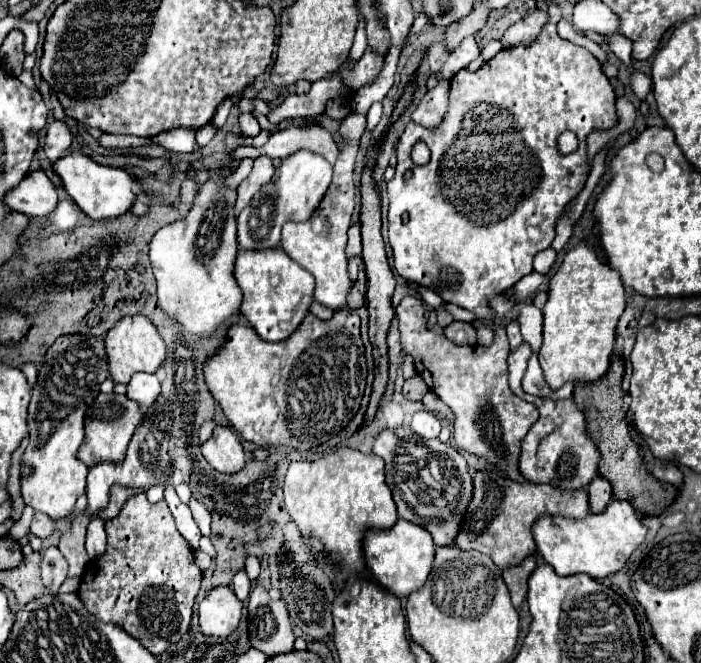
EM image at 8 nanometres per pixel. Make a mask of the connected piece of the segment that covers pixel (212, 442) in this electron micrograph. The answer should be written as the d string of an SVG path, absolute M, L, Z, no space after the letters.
M216 426L208 442L202 444L202 454L208 464L222 474L236 474L244 466L244 448L234 430Z

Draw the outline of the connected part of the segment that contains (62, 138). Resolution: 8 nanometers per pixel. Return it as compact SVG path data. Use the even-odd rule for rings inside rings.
M54 120L50 126L48 126L48 134L46 134L46 146L44 146L44 152L46 156L56 162L58 158L62 158L70 144L72 144L74 136L72 136L72 130L66 122L62 120Z

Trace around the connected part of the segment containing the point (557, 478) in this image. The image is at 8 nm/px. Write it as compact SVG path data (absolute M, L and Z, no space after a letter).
M526 342L518 350L510 352L510 356L508 356L508 372L510 372L512 392L522 400L532 402L540 412L538 422L530 428L528 436L522 440L520 472L528 482L534 482L534 484L550 484L560 490L586 490L588 484L598 476L600 454L598 454L594 442L586 436L584 414L576 408L574 400L554 402L550 398L526 394L522 390L522 378L526 374L528 356L532 356L532 350Z

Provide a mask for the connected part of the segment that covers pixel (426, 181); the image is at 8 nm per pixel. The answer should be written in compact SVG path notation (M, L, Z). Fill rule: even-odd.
M550 4L550 20L544 26L544 30L540 32L540 36L536 38L536 42L532 46L516 46L510 50L502 50L498 52L492 60L484 62L484 66L476 72L468 72L468 70L460 70L454 78L452 78L452 88L450 88L450 106L448 106L448 114L442 122L442 126L438 130L426 130L414 122L408 122L404 134L400 136L398 142L398 166L396 166L396 176L388 182L388 200L390 200L390 208L388 208L388 240L392 246L392 258L394 258L394 268L396 272L404 278L404 280L420 280L420 282L434 282L434 292L440 294L440 298L444 302L452 302L458 304L462 308L468 308L474 312L474 316L478 320L490 318L494 316L494 310L488 306L492 296L502 294L504 290L512 288L522 276L532 272L532 260L540 250L550 248L554 236L556 236L556 224L560 220L560 216L564 214L568 202L582 190L584 182L586 182L586 134L592 132L594 128L600 130L608 130L616 124L616 94L614 88L610 86L608 78L602 72L602 64L586 50L580 48L568 40L562 40L556 34L556 22L560 20L560 10ZM562 132L574 132L580 138L578 150L570 152L570 154L562 154L558 150L558 136ZM416 140L426 142L426 146L430 148L432 156L430 162L426 166L416 166L410 160L410 148Z

